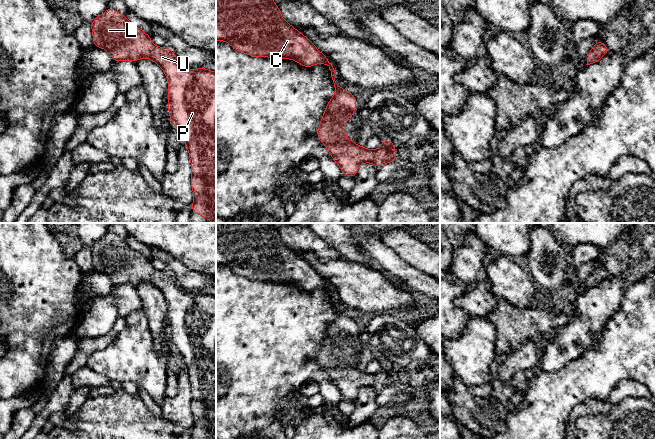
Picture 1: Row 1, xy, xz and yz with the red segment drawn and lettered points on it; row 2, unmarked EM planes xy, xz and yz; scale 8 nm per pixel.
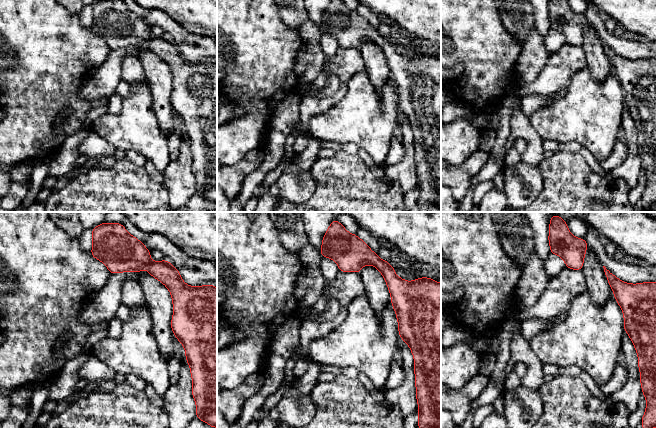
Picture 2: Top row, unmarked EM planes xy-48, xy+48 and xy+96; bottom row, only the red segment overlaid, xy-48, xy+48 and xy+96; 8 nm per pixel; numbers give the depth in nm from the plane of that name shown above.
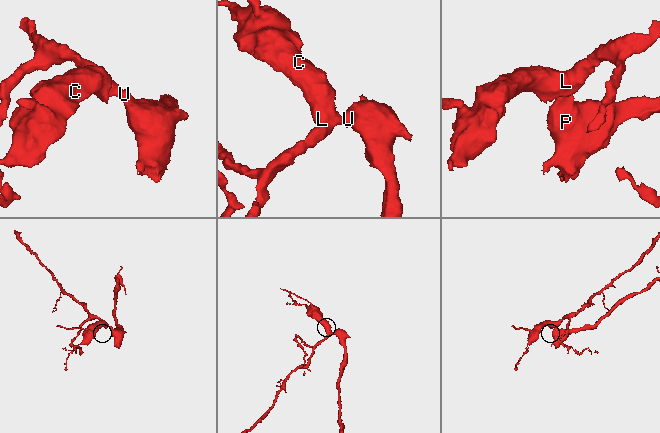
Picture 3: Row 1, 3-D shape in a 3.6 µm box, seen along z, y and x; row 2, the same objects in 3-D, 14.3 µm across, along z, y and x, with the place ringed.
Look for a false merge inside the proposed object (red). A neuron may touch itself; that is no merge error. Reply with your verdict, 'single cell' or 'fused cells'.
single cell

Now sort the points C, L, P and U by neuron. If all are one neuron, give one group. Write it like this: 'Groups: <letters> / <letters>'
Groups: C L P U

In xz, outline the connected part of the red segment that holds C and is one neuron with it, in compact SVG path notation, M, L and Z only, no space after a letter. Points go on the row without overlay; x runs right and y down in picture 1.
M216 223L216 265L226 265L235 274L253 281L291 283L304 291L312 291L318 287L329 291L335 319L325 332L317 360L344 399L355 401L362 387L372 387L378 392L397 384L395 369L387 363L383 364L379 372L370 374L346 362L346 342L354 340L357 323L336 307L335 294L327 281L307 261L284 244L272 223Z

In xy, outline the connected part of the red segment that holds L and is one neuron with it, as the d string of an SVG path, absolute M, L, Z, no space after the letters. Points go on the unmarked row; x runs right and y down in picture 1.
M108 232L102 239L96 241L91 248L91 253L94 270L105 273L113 285L136 286L141 282L148 282L162 292L168 303L169 340L173 350L182 356L189 375L192 396L191 411L194 417L192 436L198 439L216 439L216 296L206 292L191 294L184 291L170 272L155 270L149 259L134 250L115 233Z

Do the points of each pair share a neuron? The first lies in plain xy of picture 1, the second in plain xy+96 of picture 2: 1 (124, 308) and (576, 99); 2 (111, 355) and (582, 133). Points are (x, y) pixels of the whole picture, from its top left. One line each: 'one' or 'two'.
1: two
2: one

